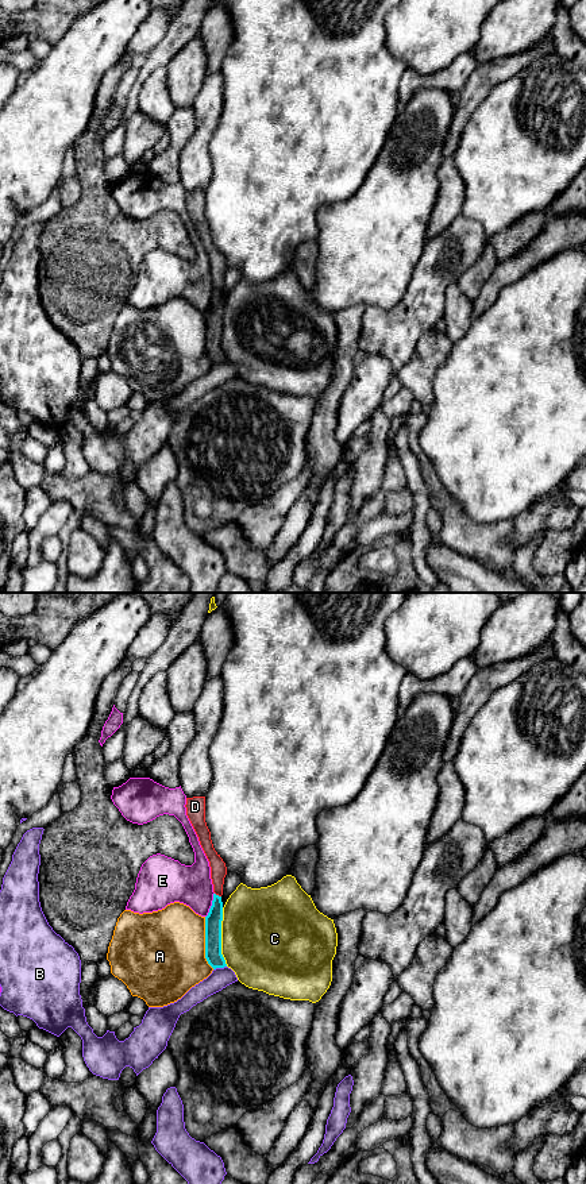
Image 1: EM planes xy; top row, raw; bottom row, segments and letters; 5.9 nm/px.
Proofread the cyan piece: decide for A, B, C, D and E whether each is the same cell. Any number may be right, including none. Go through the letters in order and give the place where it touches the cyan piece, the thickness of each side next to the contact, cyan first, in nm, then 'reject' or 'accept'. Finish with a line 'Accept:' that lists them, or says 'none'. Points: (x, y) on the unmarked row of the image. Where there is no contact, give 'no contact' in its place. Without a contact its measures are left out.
A: xy (205, 338) | 100/480 nm | reject
B: xy (219, 362) | 100/120 nm | reject
C: xy (220, 332) | 100/500 nm | reject
D: xy (218, 290) | 100/100 nm | accept
E: xy (212, 300) | 100/240 nm | reject
Accept: D

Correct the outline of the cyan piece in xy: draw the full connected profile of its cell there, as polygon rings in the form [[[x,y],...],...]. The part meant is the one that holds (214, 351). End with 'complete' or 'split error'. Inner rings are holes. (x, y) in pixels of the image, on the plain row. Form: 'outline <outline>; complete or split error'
outline [[[205,192],[186,193],[186,211],[198,232],[200,240],[209,257],[211,274],[213,279],[213,296],[205,312],[205,354],[216,363],[227,362],[221,350],[221,316],[223,316],[223,279],[227,262],[220,250],[215,246],[211,227],[205,217]]]; split error

